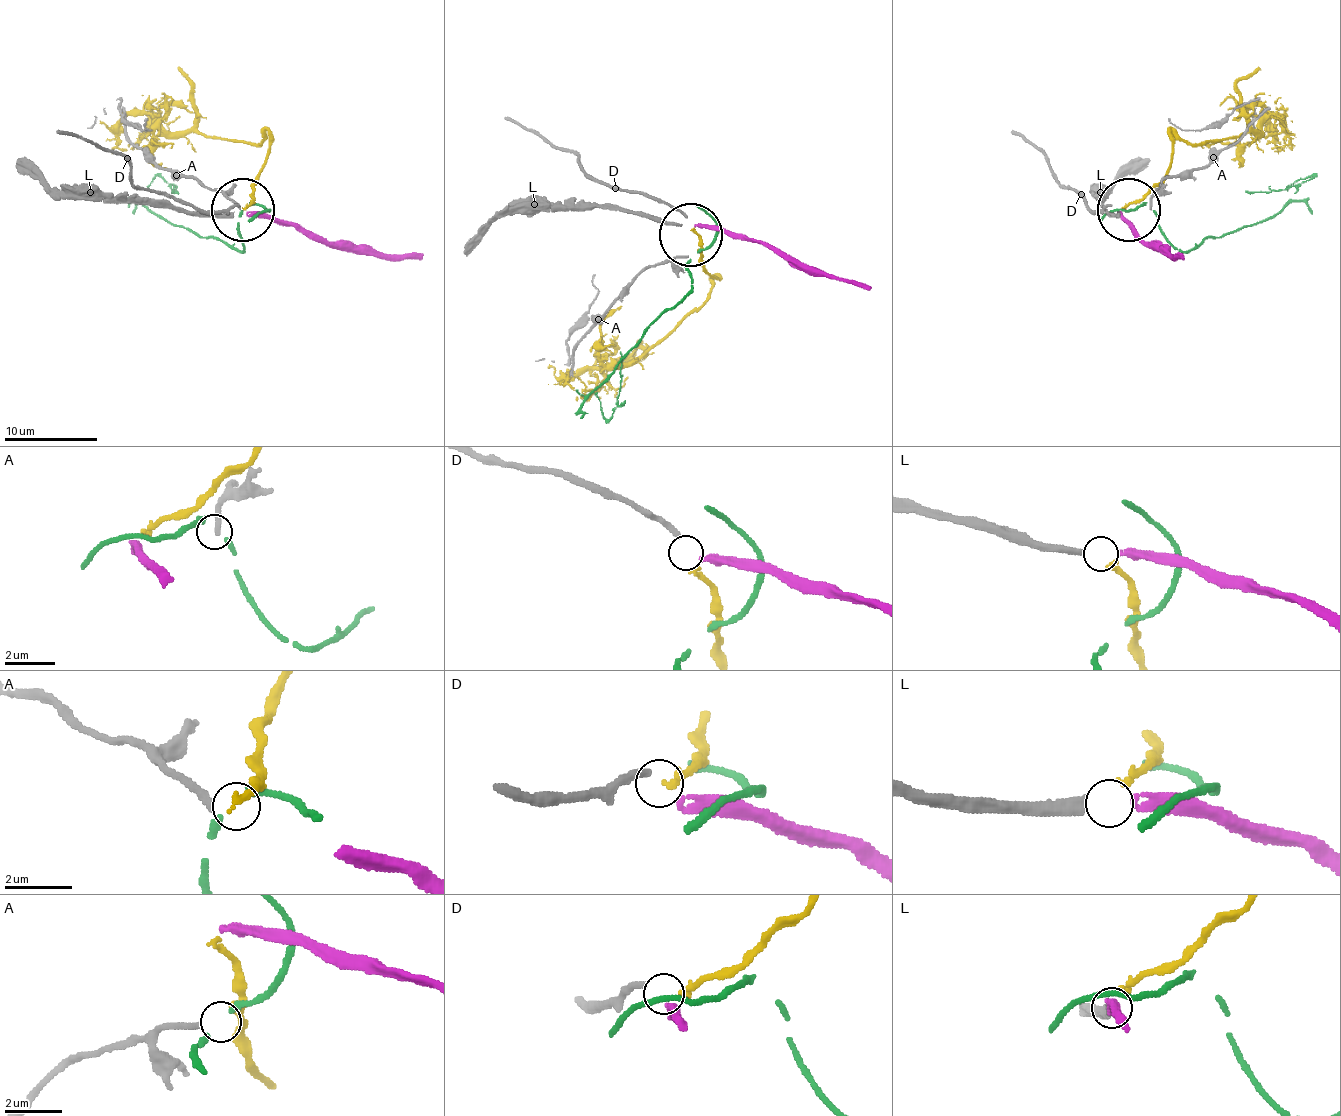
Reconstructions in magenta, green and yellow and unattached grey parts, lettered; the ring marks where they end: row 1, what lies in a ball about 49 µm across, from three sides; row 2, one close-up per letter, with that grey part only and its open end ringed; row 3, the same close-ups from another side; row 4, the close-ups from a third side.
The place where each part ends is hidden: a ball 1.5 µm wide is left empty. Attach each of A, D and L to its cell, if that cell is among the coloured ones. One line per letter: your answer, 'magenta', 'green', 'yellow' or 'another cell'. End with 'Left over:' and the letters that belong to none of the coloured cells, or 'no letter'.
A: another cell
D: yellow
L: magenta
Left over: A

